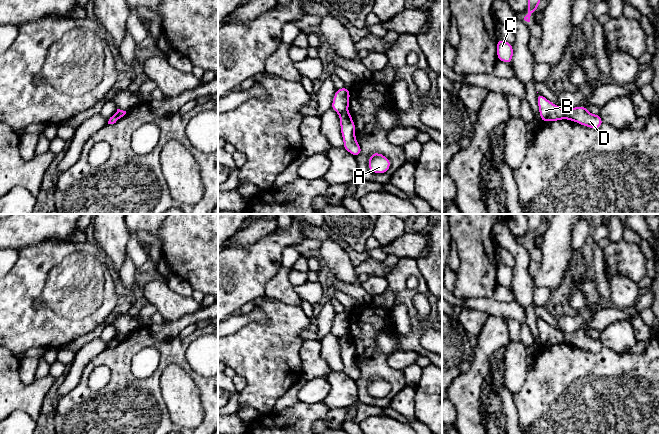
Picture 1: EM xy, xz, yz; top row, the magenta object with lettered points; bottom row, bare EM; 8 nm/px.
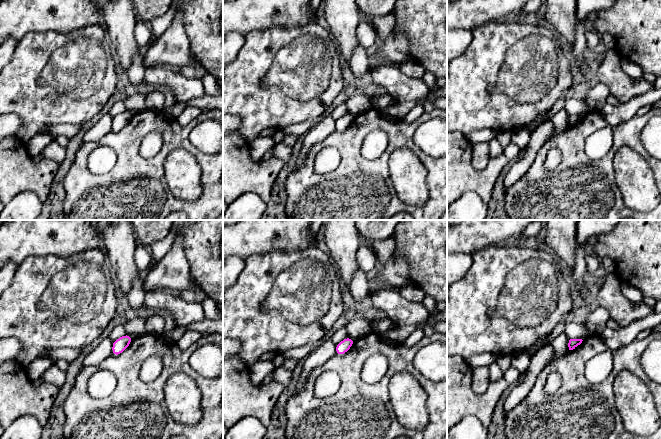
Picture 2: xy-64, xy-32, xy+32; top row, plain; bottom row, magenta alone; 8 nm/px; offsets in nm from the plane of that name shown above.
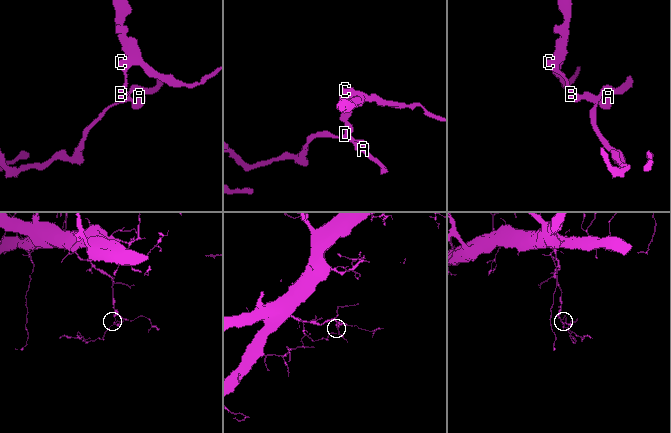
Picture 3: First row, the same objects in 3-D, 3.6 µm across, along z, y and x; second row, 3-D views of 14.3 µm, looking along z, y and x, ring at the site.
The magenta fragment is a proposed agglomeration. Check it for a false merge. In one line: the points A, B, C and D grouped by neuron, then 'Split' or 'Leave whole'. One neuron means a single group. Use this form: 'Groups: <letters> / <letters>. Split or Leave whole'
Groups: A D / B C. Split

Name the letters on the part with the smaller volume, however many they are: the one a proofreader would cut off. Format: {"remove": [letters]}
{"remove": ["A", "D"]}

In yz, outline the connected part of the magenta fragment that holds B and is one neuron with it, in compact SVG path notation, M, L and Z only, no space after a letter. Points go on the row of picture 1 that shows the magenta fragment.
M540 93L537 95L537 102L541 121L551 122L565 119L564 109L559 105L551 103Z

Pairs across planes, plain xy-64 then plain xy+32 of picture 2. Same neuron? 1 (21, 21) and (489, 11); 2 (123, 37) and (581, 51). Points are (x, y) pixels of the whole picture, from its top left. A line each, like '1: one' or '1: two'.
1: one
2: two

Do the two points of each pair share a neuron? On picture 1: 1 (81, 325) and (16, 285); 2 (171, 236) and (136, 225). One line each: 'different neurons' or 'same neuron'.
1: same neuron
2: different neurons

